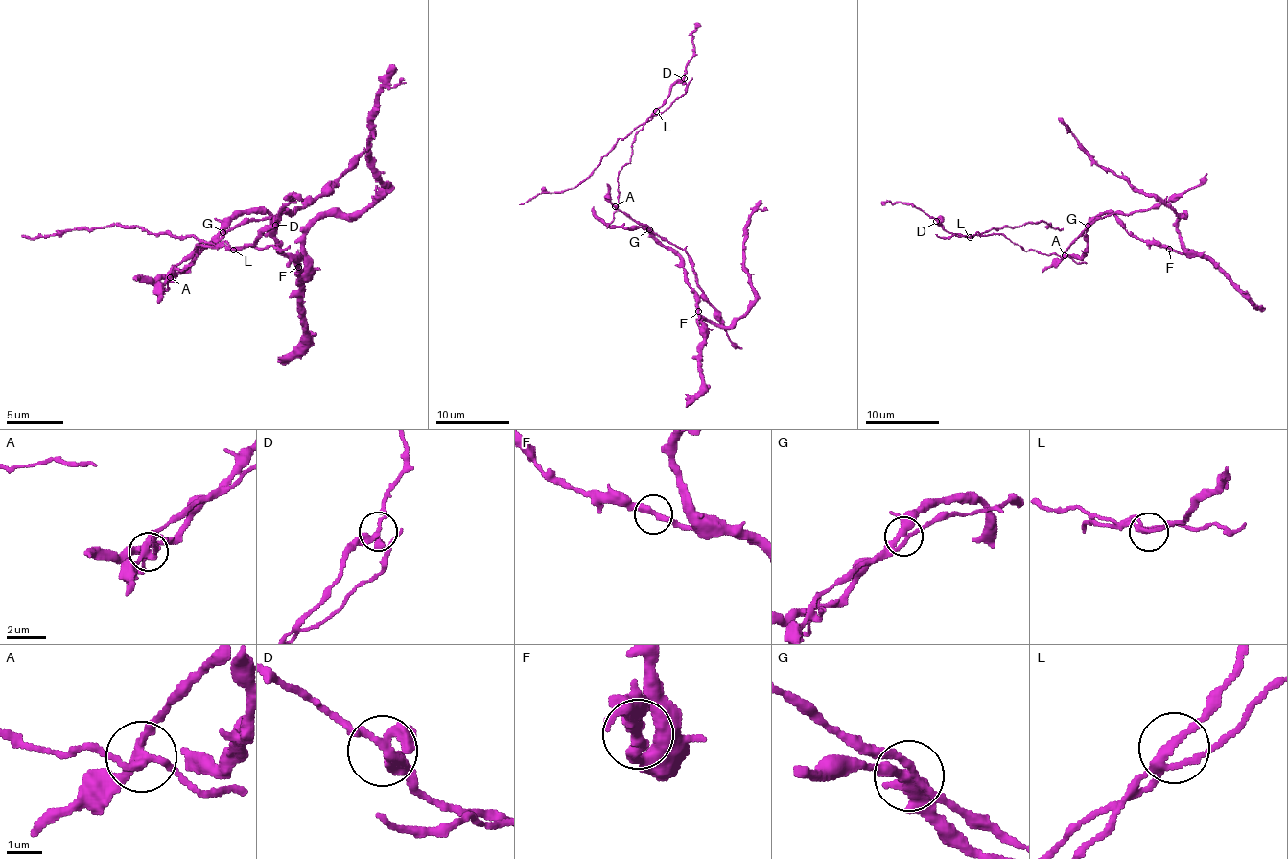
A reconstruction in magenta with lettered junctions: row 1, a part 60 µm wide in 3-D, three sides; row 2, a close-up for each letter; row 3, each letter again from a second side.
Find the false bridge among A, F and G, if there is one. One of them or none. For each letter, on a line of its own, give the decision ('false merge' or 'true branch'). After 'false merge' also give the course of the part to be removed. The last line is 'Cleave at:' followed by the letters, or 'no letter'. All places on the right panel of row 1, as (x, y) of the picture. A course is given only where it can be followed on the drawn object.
A: false merge; course (1065, 256), (1024, 250), (1000, 234), (988, 232), (1044, 221), (1060, 230), (1063, 228)
F: true branch
G: true branch
Cleave at: A

